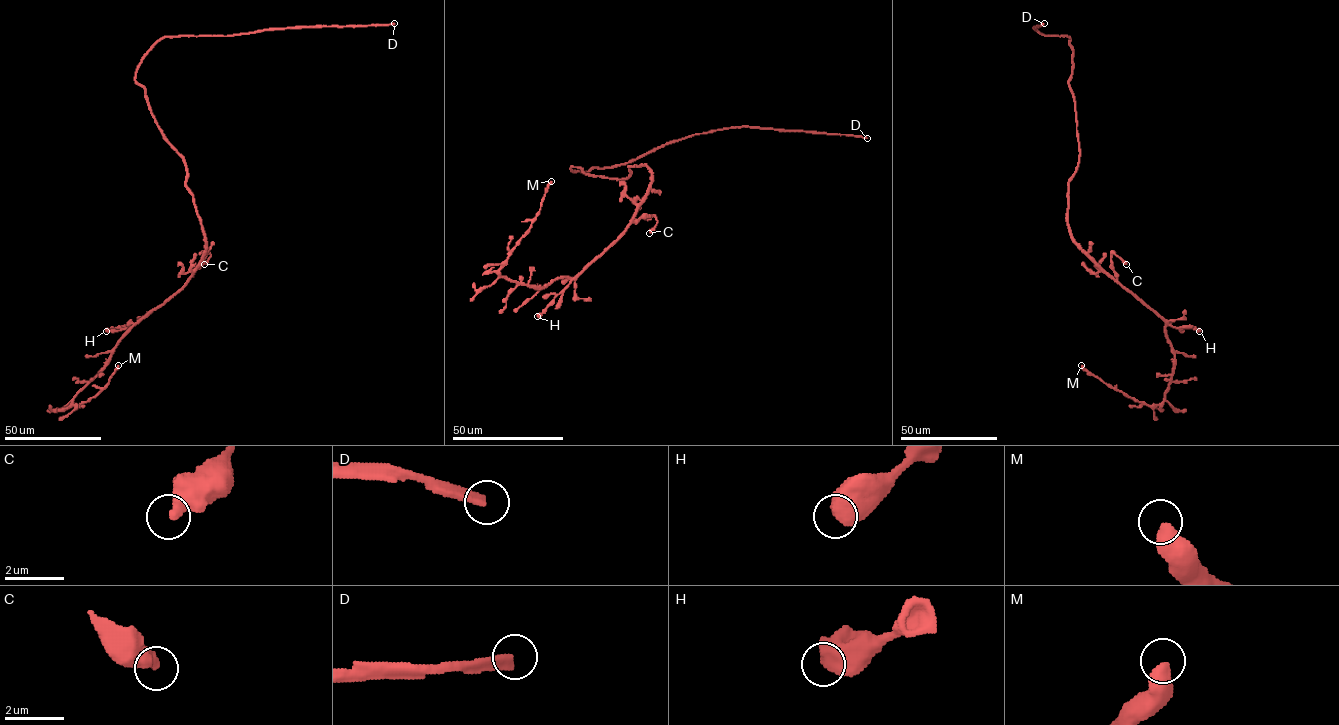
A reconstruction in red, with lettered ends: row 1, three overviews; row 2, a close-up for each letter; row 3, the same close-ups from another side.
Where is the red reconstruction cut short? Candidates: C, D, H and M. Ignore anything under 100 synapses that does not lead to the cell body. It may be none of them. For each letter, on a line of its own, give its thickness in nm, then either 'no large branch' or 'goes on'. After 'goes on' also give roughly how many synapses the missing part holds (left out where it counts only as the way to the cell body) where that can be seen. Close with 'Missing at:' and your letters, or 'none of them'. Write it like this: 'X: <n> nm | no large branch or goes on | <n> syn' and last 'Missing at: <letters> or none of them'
C: 440 nm | no large branch
D: 320 nm | goes on | 850 syn
H: 700 nm | no large branch
M: 500 nm | no large branch
Missing at: D

